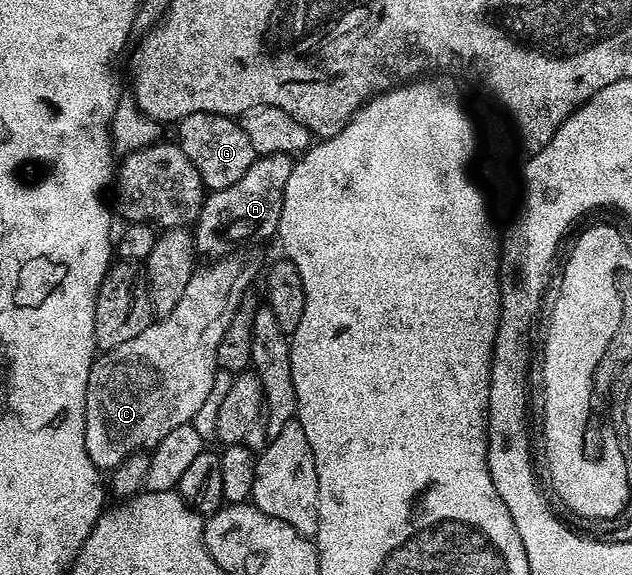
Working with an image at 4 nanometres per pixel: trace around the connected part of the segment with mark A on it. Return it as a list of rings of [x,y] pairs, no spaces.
[[[287,154],[259,156],[247,168],[240,180],[231,188],[206,193],[205,203],[195,223],[195,241],[198,255],[216,260],[234,253],[236,246],[248,242],[265,242],[276,235],[279,216],[283,212],[283,192],[287,188],[287,176],[291,176],[294,159]]]

